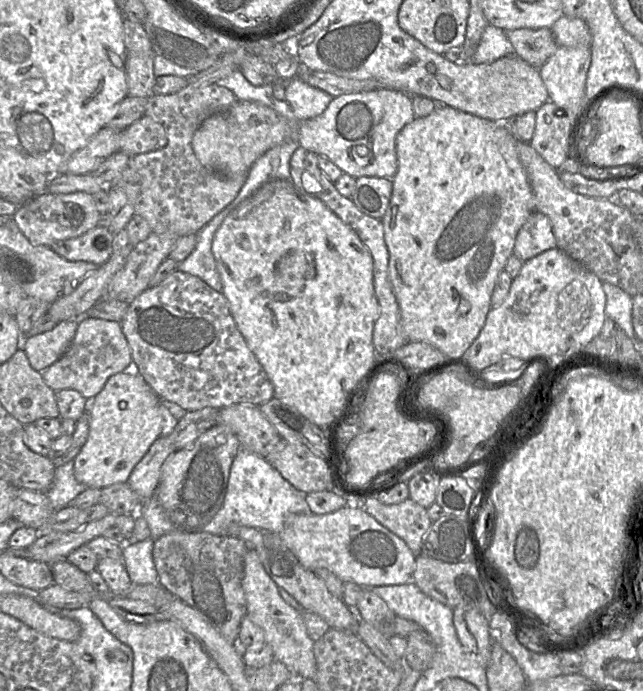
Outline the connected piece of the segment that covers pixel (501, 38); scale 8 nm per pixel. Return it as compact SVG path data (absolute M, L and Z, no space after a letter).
M487 25L470 62L472 64L489 64L510 55L516 54L506 32L492 25Z

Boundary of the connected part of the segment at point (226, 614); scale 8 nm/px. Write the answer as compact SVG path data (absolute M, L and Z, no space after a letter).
M175 530L154 541L153 560L159 584L195 609L233 644L247 613L242 587L247 552L247 543L237 537Z

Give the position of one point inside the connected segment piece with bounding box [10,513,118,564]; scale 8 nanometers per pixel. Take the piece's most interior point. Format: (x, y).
(48, 547)

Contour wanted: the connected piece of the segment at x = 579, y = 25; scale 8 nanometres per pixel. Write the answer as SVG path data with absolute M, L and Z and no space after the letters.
M567 16L560 17L550 28L558 46L583 47L589 46L591 50L592 35L586 22L581 18Z

